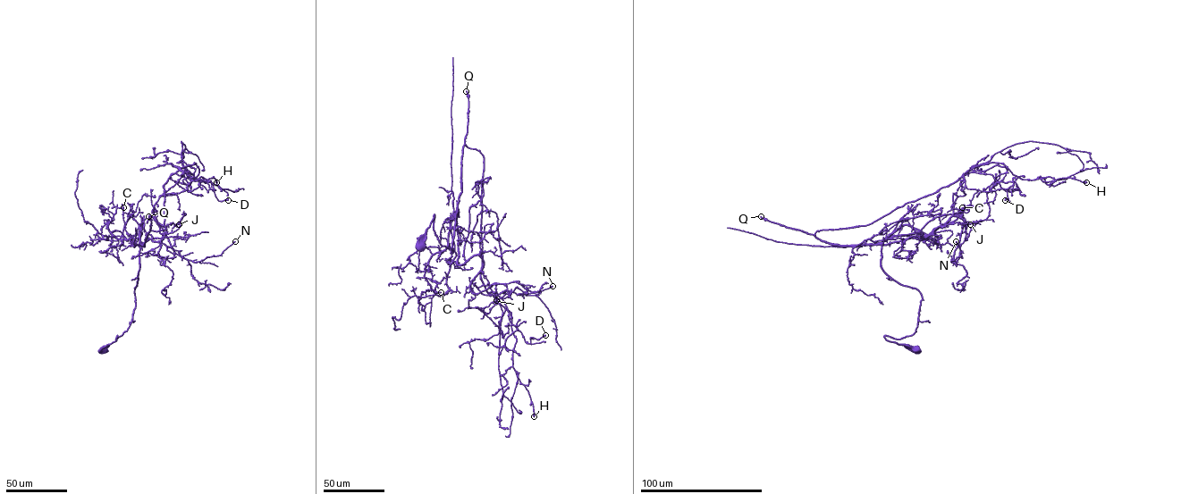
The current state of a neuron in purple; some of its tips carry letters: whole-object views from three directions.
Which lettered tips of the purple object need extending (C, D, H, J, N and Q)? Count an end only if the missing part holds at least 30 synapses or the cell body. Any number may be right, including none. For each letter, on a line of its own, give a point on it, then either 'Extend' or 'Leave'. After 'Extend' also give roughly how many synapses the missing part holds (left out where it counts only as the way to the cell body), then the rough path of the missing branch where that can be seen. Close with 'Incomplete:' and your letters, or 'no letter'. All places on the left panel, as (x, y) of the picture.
C: Place: (123, 207). Extend. Roughly 80 synapses. Course of what is missing: (123, 207), (126, 205), (122, 205), (115, 194), (94, 181), (88, 171), (71, 176), (63, 171), (50, 171)
D: Place: (228, 200). Leave
H: Place: (216, 182). Leave
J: Place: (179, 224). Leave
N: Place: (235, 241). Leave
Q: Place: (148, 216). Extend. Roughly 900 synapses
Incomplete: C, Q

